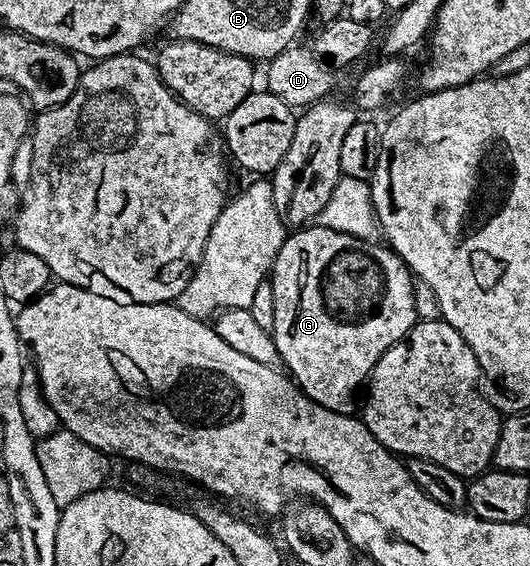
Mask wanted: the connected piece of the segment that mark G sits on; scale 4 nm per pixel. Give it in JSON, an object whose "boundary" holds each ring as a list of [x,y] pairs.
{"boundary":[[[313,223],[290,232],[273,261],[275,319],[271,334],[280,364],[312,401],[336,413],[354,412],[357,388],[368,382],[377,360],[395,343],[404,341],[419,320],[413,294],[414,274],[392,249],[375,242]]]}

